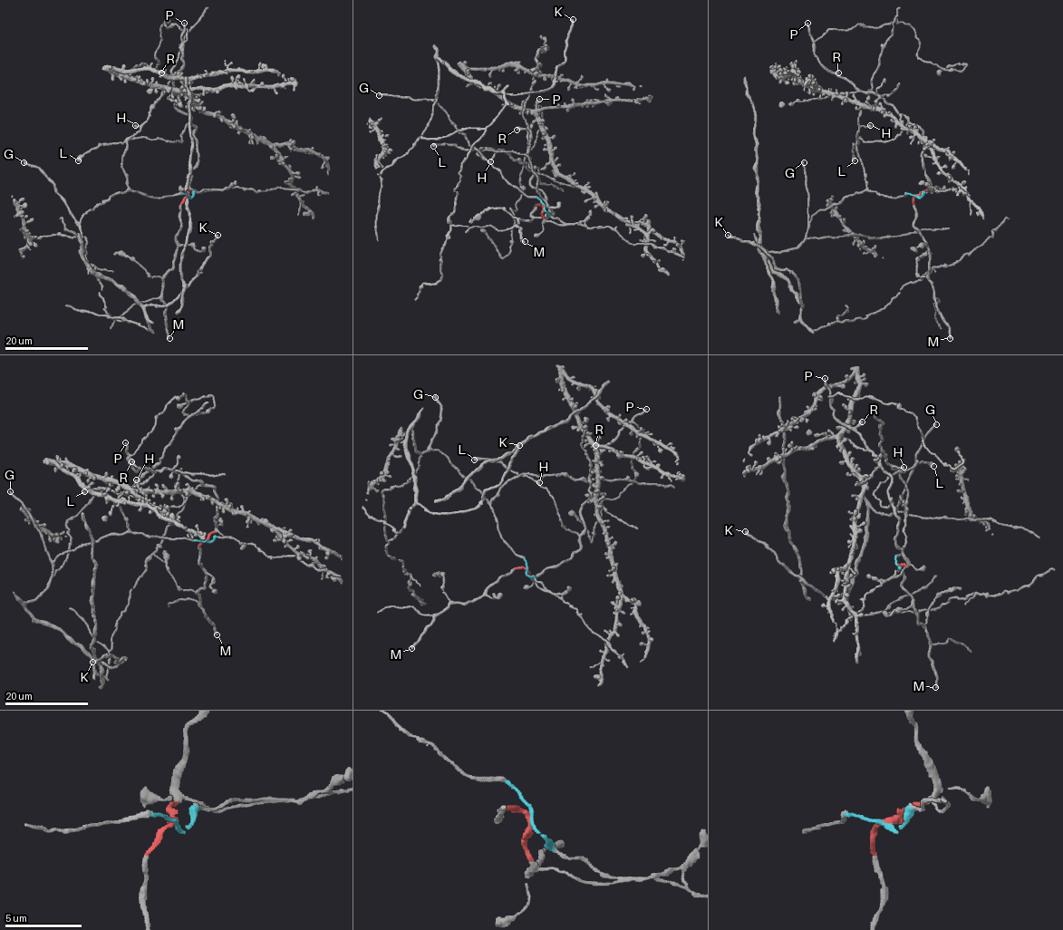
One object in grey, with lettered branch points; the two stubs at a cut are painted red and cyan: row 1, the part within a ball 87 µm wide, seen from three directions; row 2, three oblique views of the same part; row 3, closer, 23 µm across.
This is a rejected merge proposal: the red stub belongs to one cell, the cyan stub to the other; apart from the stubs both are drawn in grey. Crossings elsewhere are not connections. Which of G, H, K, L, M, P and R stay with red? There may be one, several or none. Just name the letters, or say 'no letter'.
L, M, P, R

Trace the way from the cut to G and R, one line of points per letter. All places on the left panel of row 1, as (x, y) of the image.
G: (188, 196), (156, 198), (130, 190), (116, 192), (88, 210), (79, 221), (54, 185), (37, 168), (24, 162)
R: (188, 196), (191, 169), (198, 161), (196, 130), (189, 115), (175, 107), (172, 78), (161, 72)

